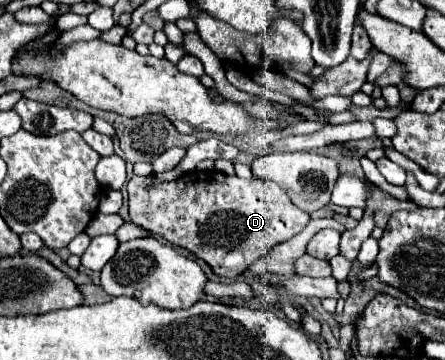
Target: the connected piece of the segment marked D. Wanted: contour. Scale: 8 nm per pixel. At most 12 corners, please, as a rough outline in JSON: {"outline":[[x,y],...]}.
{"outline":[[126,183],[130,221],[242,275],[310,215],[278,183]]}

